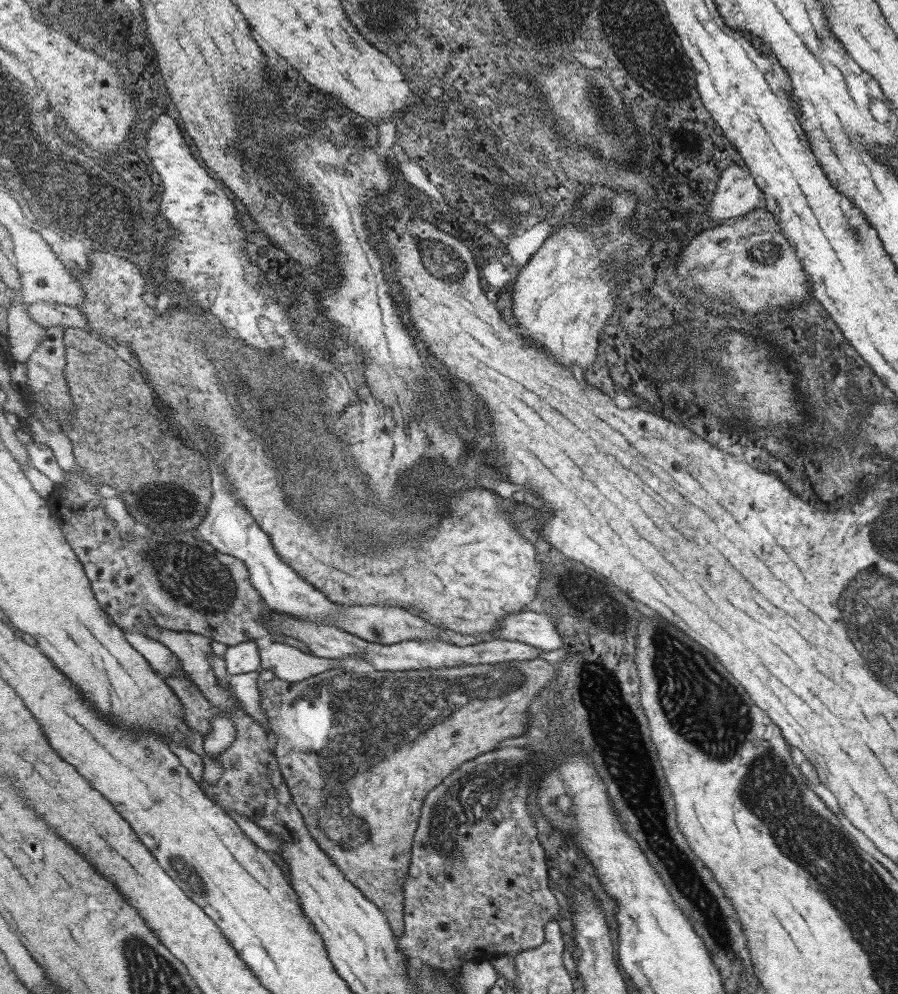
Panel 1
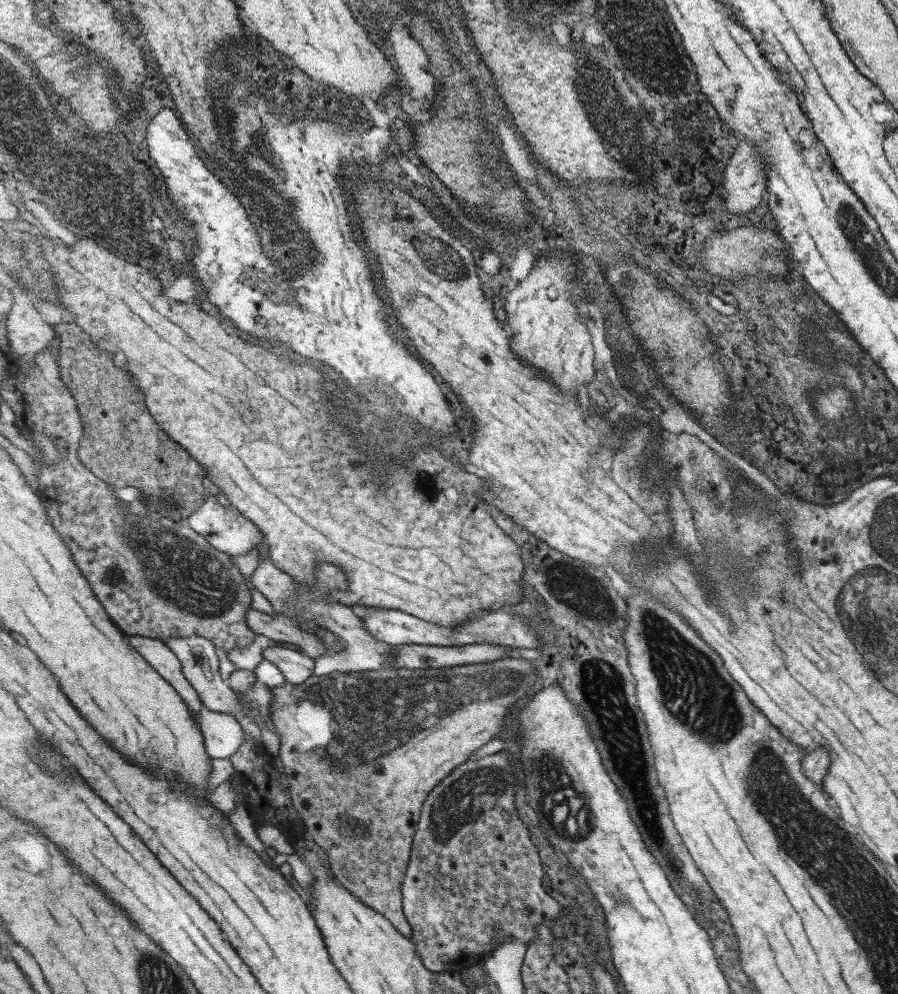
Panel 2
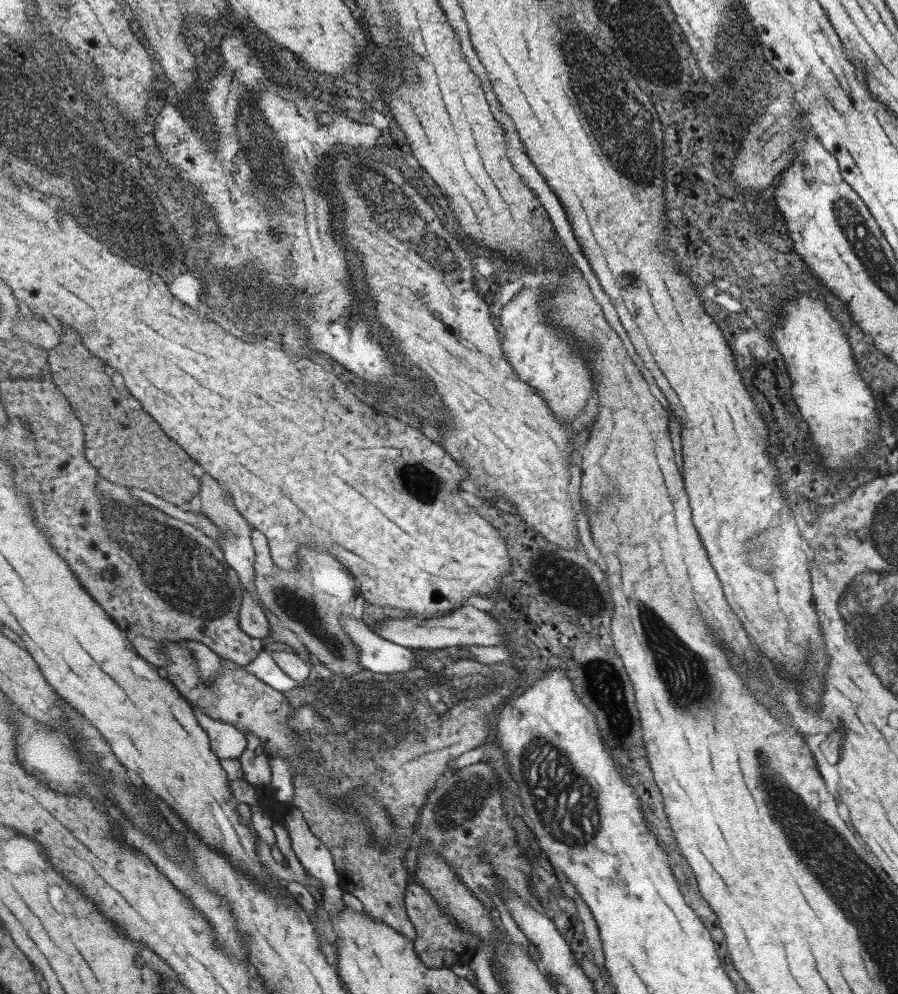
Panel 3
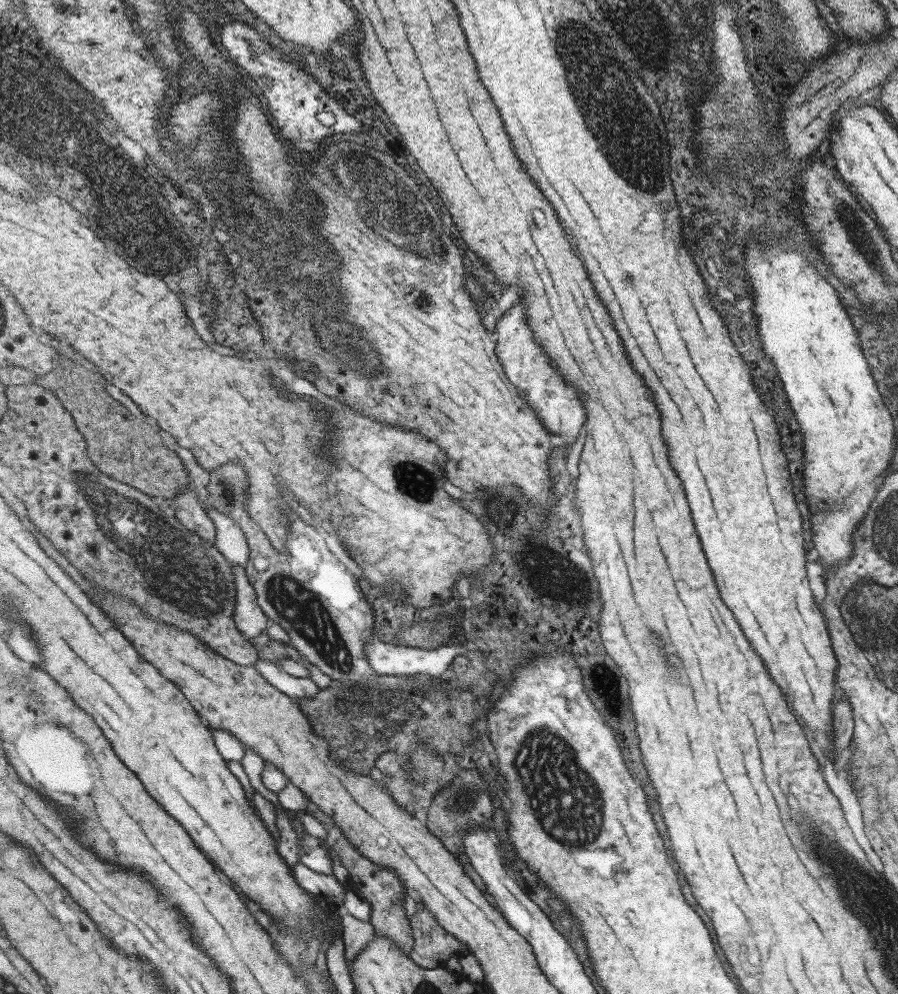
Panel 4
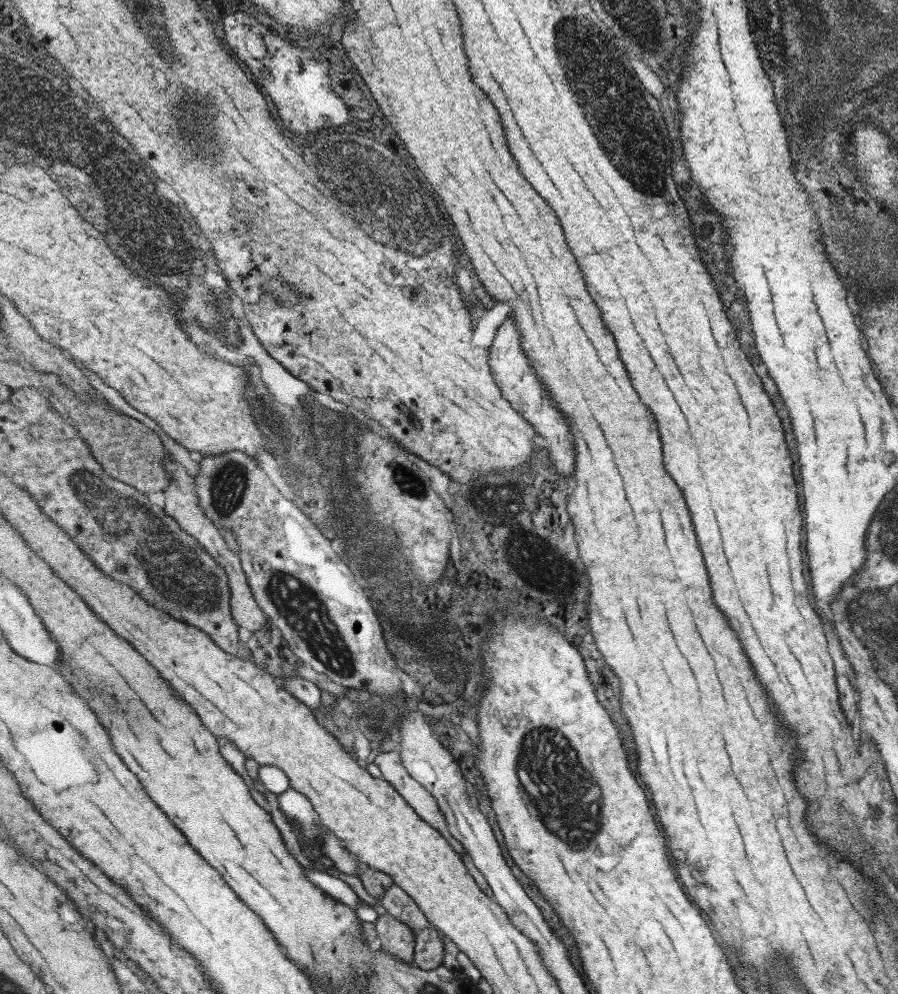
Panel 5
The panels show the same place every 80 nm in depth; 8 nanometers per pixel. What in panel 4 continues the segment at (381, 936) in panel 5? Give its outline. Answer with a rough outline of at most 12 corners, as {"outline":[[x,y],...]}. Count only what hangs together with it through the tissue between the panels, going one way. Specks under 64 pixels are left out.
{"outline":[[307,799],[326,844],[348,871],[348,890],[371,906],[369,922],[409,955],[412,922],[398,872],[367,858]]}

